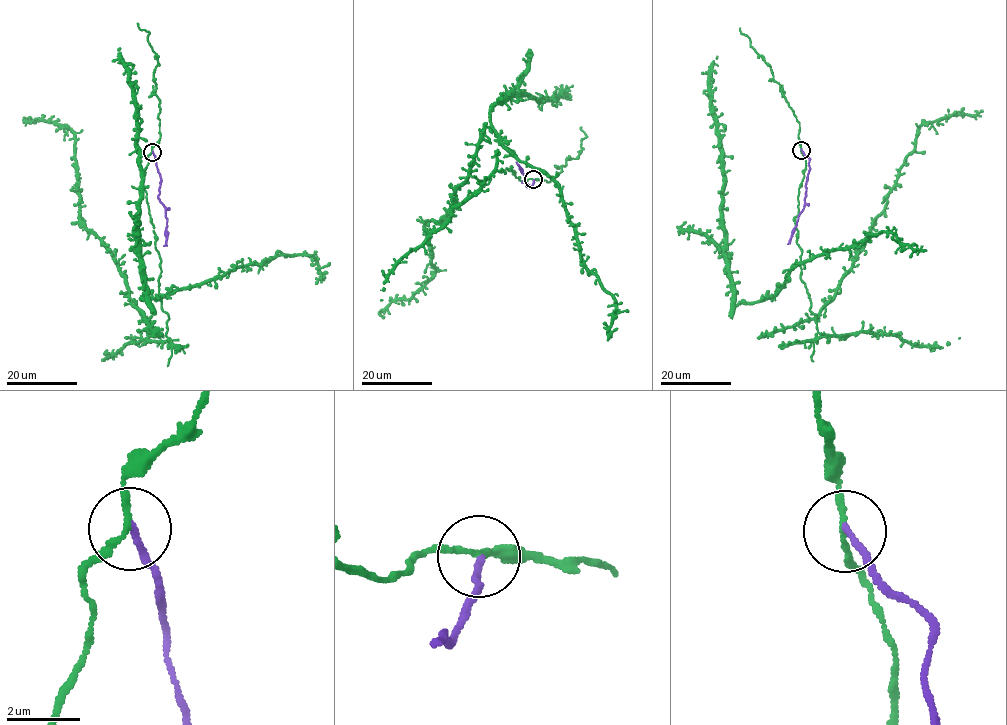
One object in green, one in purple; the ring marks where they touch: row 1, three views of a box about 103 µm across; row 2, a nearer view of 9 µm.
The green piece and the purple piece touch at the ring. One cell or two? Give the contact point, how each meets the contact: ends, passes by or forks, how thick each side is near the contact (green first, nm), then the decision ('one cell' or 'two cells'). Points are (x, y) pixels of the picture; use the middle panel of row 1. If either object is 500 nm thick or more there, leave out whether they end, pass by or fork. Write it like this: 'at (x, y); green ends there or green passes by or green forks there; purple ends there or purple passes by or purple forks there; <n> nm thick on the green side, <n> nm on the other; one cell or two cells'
at (533, 179); green passes by; purple ends there; 140 nm thick on the green side, 170 nm on the other; two cells

